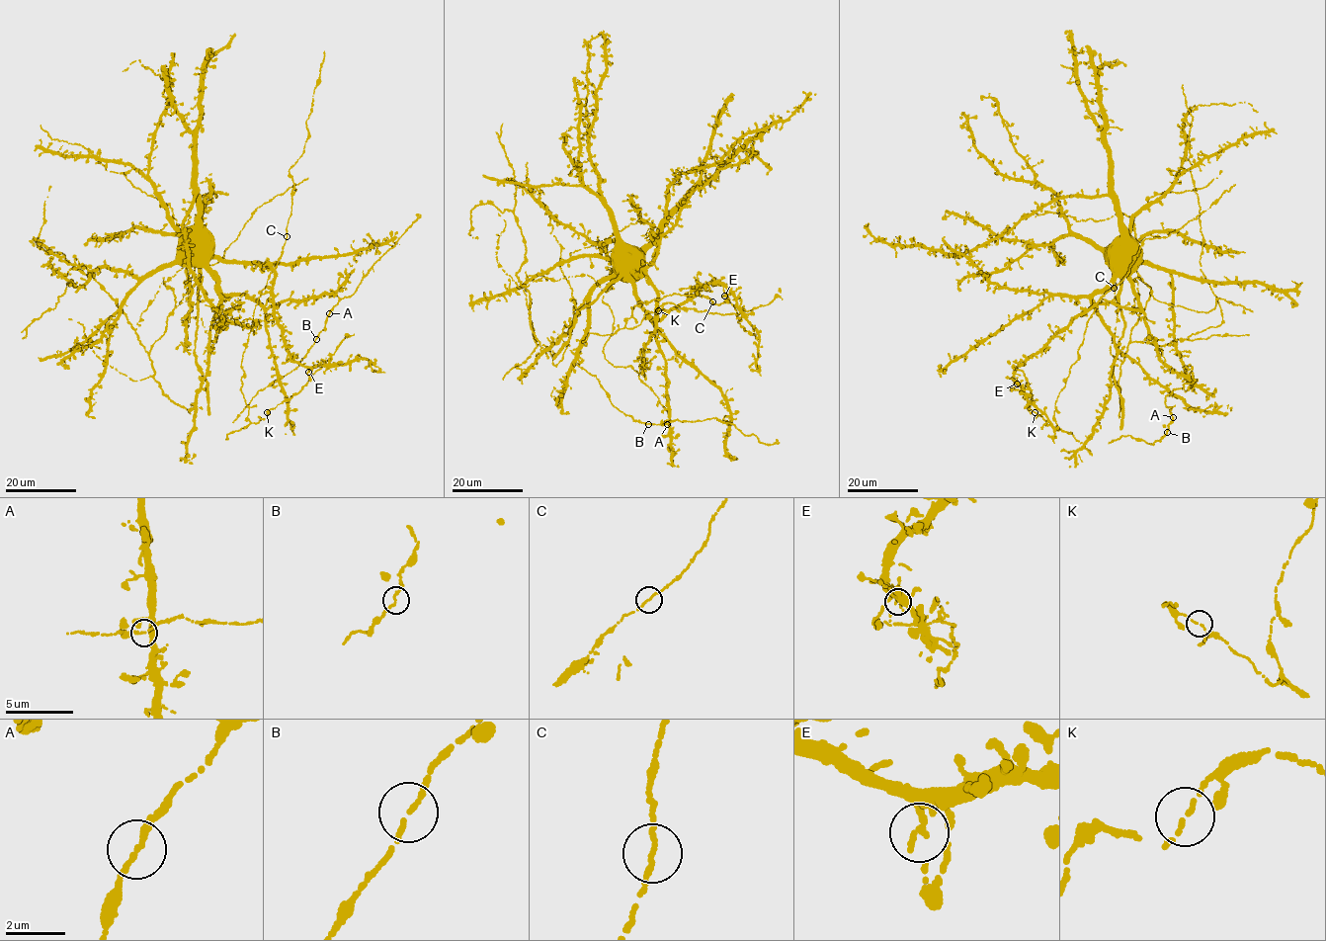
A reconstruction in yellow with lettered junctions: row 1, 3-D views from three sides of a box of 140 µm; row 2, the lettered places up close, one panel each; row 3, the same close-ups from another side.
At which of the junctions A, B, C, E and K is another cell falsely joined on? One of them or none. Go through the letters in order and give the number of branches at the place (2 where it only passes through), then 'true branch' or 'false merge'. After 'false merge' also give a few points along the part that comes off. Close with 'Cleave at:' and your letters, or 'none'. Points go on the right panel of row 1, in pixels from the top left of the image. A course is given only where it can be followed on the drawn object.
A: 2 branches meet; true branch
B: 2 branches meet; true branch
C: 2 branches meet; true branch
E: 2 branches meet; true branch
K: 2 branches meet; true branch
Cleave at: none

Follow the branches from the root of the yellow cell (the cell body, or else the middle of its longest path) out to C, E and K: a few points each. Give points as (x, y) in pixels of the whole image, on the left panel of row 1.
C: (106, 166), (95, 155), (134, 167), (150, 178), (177, 228), (217, 257), (269, 263), (274, 270), (287, 237)
E: (106, 166), (95, 155), (150, 178), (168, 217), (210, 254), (269, 264), (275, 316), (290, 354), (308, 372)
K: (106, 166), (95, 155), (150, 178), (210, 254), (269, 264), (290, 354), (330, 360), (267, 412)

